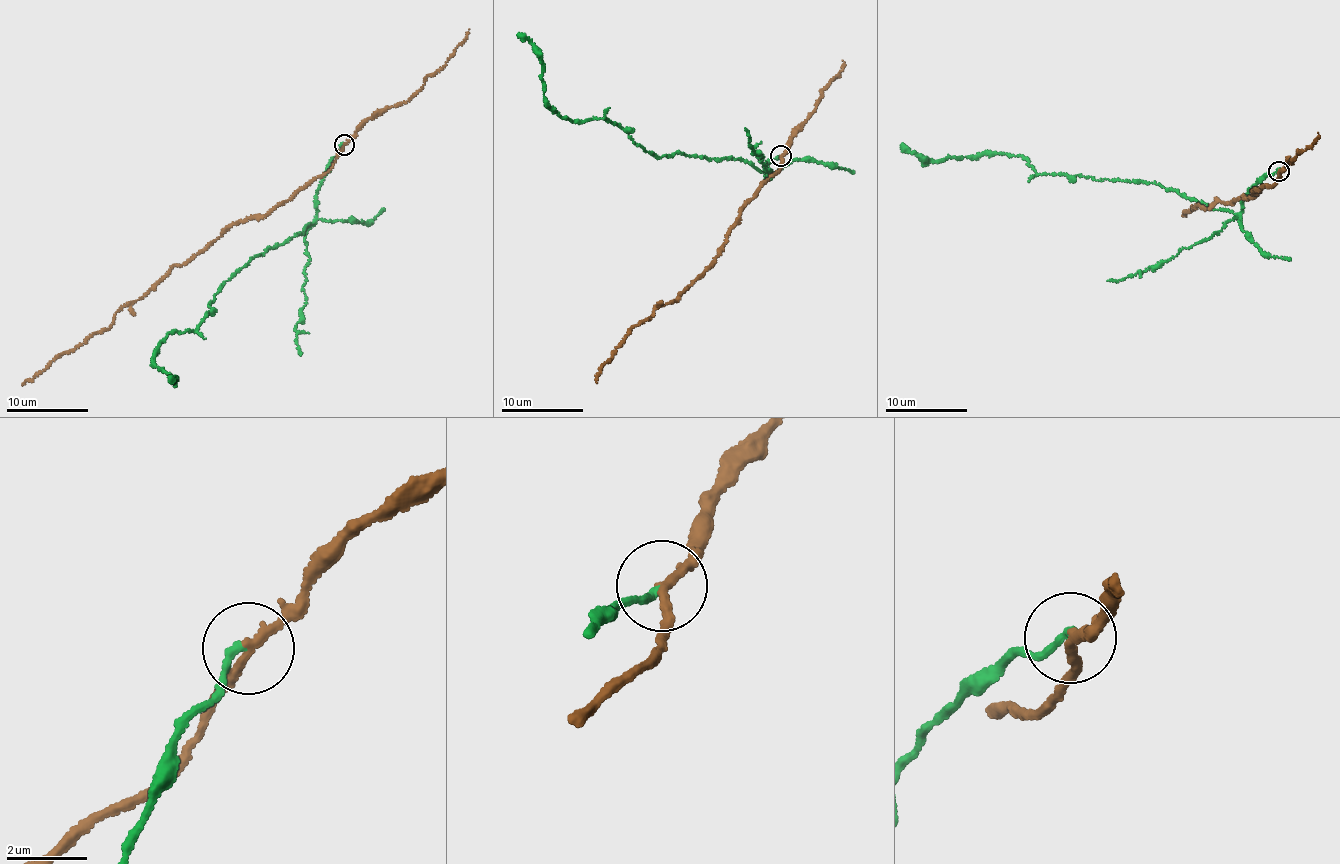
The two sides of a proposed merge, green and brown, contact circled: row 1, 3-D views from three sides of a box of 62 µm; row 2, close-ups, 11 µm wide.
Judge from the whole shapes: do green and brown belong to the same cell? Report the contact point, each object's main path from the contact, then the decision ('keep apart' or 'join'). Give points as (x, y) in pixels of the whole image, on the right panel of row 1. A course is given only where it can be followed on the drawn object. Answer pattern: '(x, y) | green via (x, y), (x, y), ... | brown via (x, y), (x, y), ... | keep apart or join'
(1278, 171) | green via (1279, 171), (1249, 191), (1235, 215), (1139, 180), (1037, 173), (1020, 154), (923, 161), (901, 145) | brown via (1279, 171), (1272, 186), (1255, 187), (1246, 199), (1217, 198), (1206, 208), (1198, 202), (1183, 211), (1186, 216) | keep apart

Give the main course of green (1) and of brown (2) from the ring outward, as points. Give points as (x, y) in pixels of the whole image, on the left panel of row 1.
1: (343, 145), (318, 191), (313, 223), (239, 268), (194, 331), (166, 333), (154, 360), (176, 381), (169, 379)
2: (343, 145), (326, 171), (270, 212), (233, 224), (119, 309), (111, 325), (92, 333), (22, 385)

